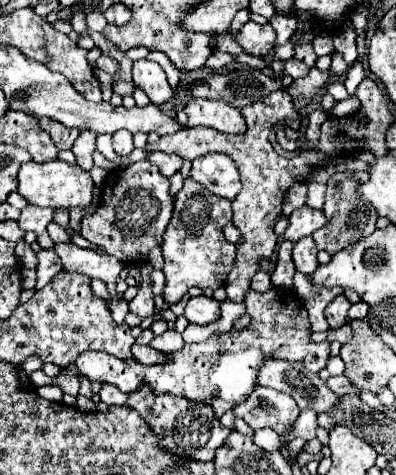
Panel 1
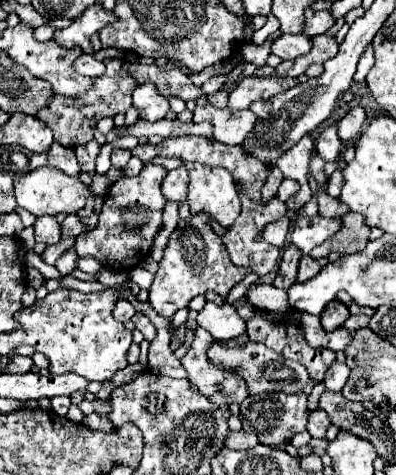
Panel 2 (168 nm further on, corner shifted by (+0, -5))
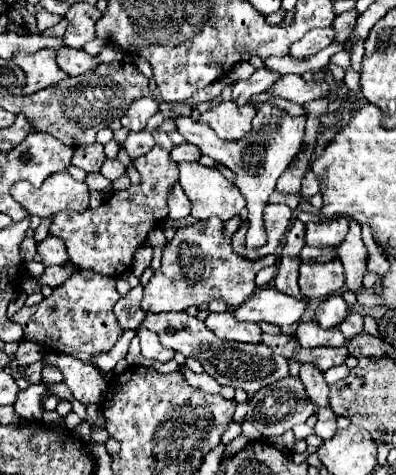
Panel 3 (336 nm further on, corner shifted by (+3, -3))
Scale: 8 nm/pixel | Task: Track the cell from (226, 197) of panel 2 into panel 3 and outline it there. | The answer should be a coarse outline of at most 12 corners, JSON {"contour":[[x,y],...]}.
{"contour":[[180,162],[178,182],[198,220],[246,206],[218,168]]}

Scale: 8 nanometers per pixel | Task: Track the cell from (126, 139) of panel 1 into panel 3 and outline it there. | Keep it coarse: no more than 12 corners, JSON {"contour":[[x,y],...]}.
{"contour":[[106,158],[102,176],[116,180],[124,174],[124,164],[118,158]]}

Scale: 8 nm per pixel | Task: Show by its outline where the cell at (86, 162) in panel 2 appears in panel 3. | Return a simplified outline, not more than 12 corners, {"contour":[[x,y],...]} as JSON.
{"contour":[[102,144],[74,148],[72,164],[98,172],[104,162]]}

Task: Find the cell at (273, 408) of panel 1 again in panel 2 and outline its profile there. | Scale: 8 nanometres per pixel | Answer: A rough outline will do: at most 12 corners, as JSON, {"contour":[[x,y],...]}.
{"contour":[[255,394],[243,430],[277,446],[307,428],[307,396]]}

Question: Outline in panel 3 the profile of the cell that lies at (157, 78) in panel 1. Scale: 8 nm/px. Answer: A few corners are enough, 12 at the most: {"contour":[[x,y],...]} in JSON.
{"contour":[[154,98],[132,100],[122,126],[144,130],[146,120],[158,112]]}

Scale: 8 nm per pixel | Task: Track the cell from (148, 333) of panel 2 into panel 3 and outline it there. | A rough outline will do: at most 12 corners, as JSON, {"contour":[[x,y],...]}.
{"contour":[[138,326],[144,358],[168,362],[174,352],[160,344],[156,332]]}

